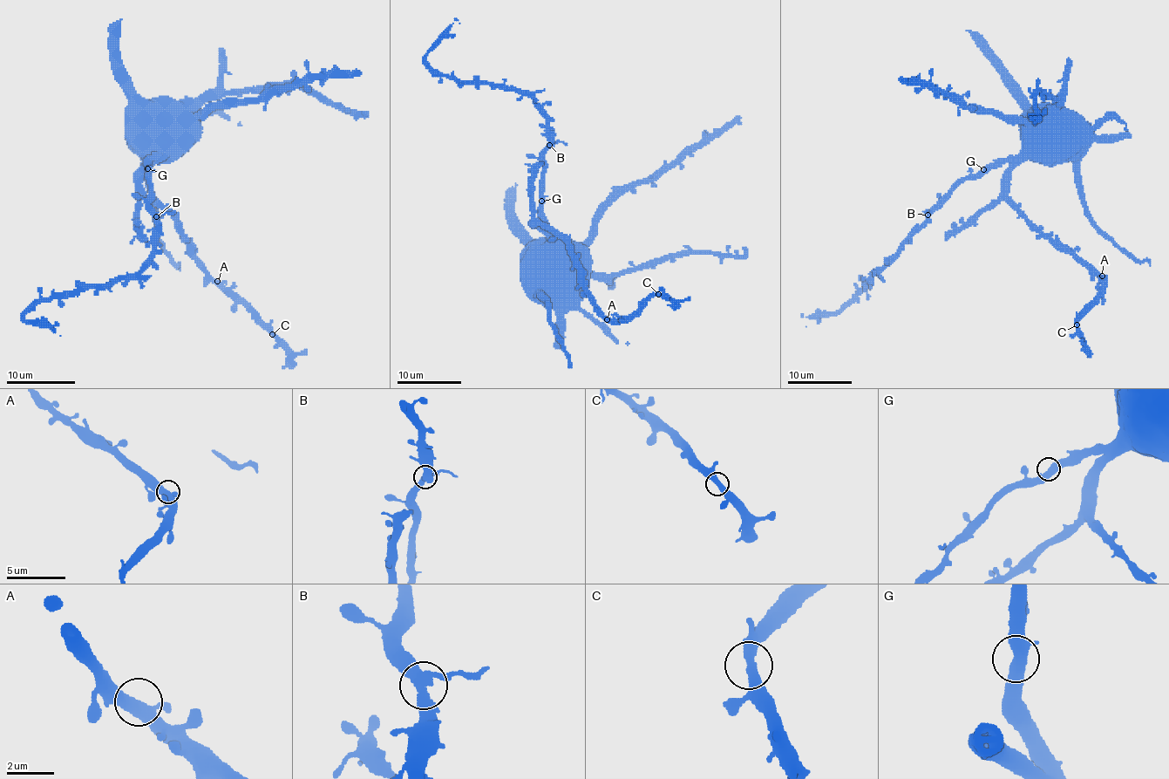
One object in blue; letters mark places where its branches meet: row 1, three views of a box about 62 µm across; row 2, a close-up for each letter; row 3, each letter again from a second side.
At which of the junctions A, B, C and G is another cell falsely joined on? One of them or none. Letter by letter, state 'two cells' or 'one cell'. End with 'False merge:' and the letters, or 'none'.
A: one cell
B: one cell
C: one cell
G: one cell
False merge: none

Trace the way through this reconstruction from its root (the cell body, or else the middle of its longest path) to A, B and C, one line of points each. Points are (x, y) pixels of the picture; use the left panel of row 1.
A: (156, 130), (156, 156), (144, 170), (140, 188), (176, 221), (178, 229), (188, 243), (188, 250), (217, 281)
B: (156, 130), (156, 153), (149, 161), (149, 209), (156, 215)
C: (156, 130), (156, 156), (144, 170), (140, 188), (176, 221), (199, 263), (272, 334)

